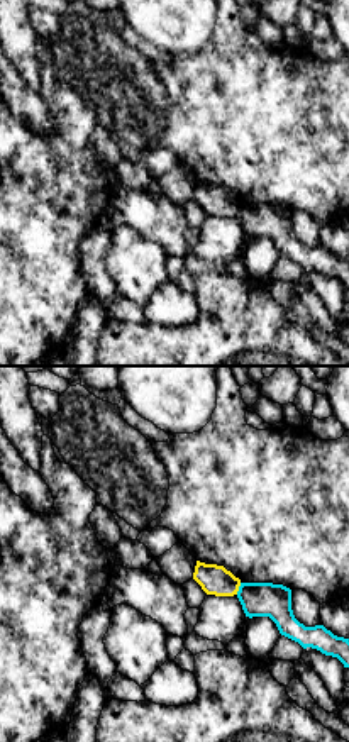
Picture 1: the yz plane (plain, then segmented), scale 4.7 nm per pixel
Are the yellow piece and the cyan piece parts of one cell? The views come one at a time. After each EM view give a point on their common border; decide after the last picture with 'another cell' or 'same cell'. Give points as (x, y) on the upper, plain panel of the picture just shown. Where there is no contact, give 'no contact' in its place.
meets yellow at (238, 209)

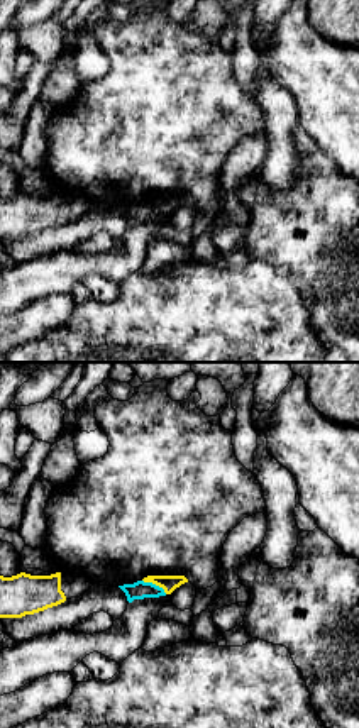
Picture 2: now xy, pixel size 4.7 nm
meets yellow at (154, 204)

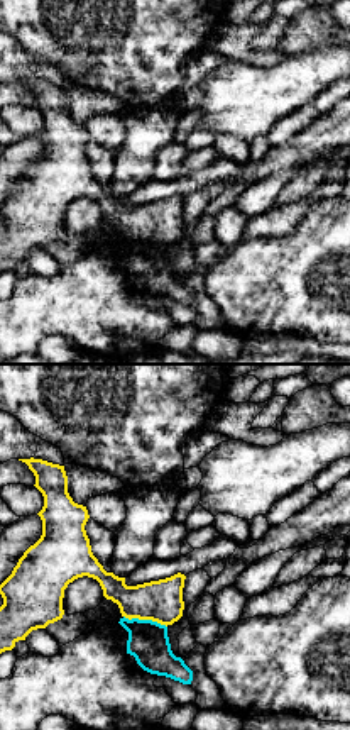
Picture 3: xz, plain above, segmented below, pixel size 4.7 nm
meets yellow at (146, 239)

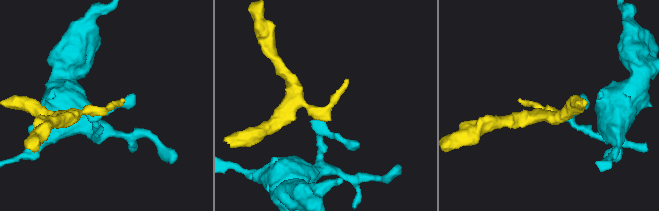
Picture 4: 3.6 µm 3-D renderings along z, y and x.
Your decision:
another cell

